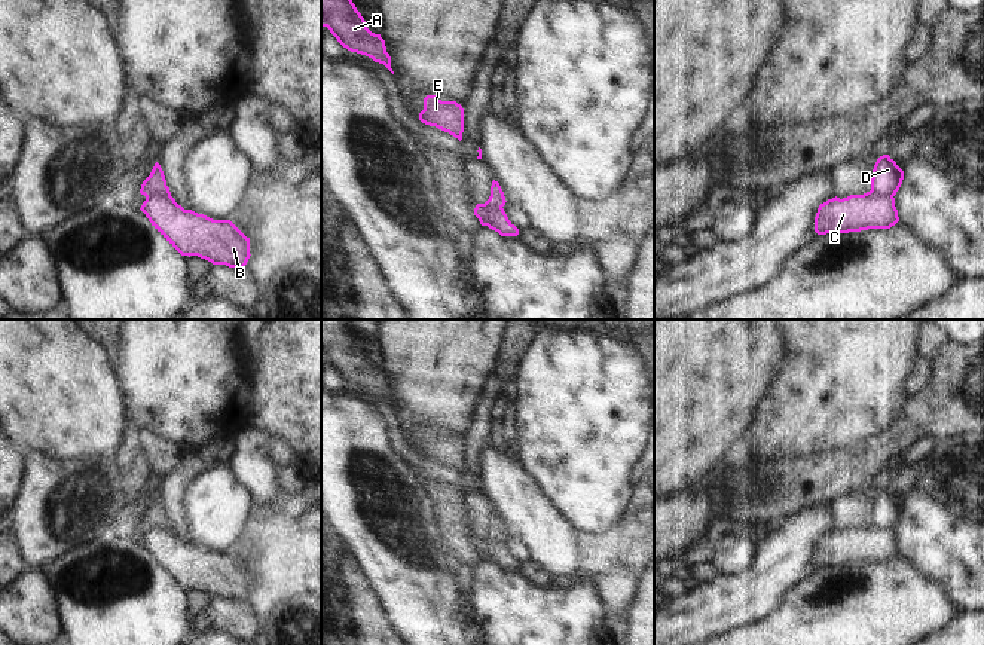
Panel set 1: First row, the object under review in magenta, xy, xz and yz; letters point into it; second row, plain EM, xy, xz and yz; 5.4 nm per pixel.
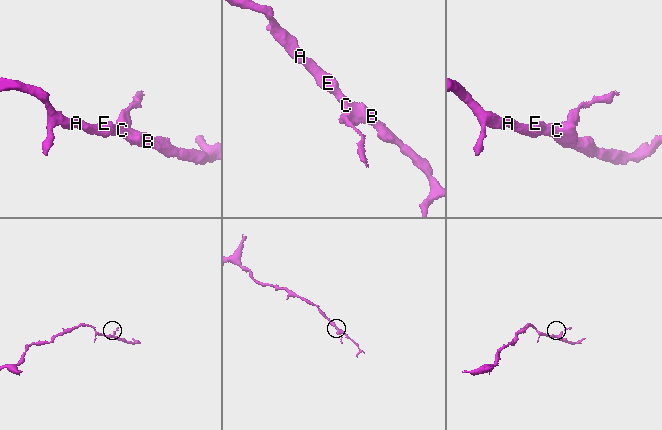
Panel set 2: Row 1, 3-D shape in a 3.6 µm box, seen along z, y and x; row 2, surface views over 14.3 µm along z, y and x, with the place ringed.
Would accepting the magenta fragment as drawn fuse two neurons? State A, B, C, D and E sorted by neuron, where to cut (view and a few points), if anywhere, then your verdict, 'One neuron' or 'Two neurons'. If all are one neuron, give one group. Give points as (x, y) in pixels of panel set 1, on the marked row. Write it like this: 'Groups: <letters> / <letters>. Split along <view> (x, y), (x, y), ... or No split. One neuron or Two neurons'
Groups: A B C E / D. Split along xy (170, 193), (149, 195), (146, 198). Two neurons.

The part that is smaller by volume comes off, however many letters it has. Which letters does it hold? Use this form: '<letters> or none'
D

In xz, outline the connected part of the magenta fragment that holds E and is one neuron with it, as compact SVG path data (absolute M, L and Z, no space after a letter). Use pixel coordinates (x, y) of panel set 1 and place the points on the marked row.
M427 95L424 98L424 110L419 113L419 120L449 132L459 141L462 140L464 108L456 101L441 101L436 95Z

